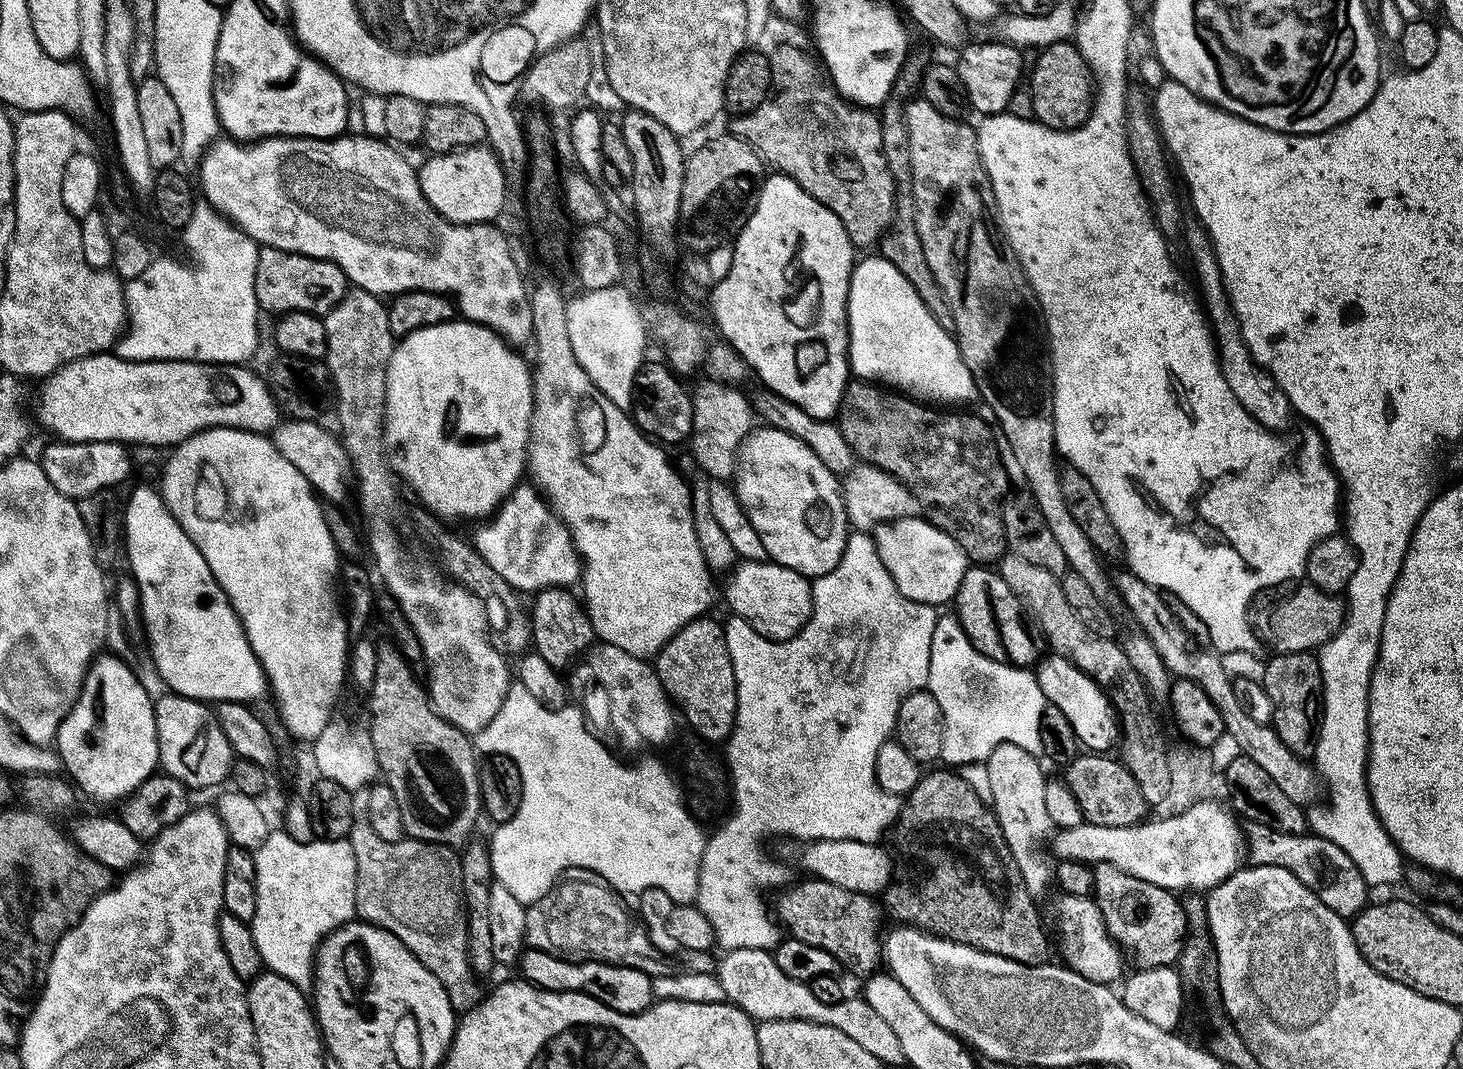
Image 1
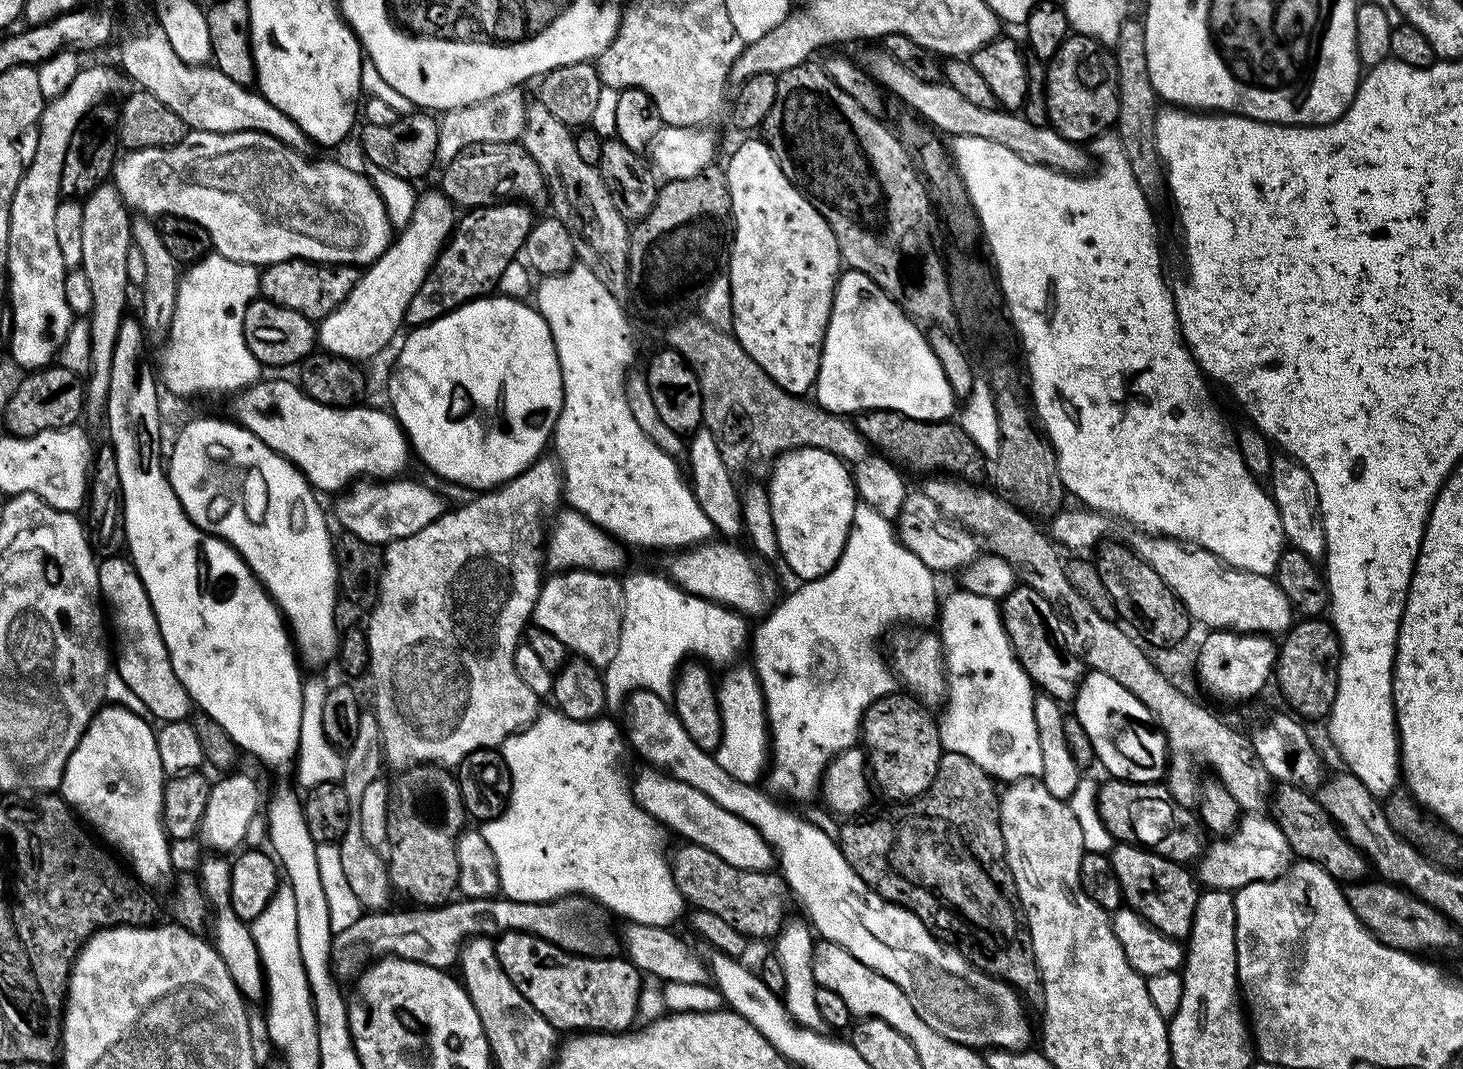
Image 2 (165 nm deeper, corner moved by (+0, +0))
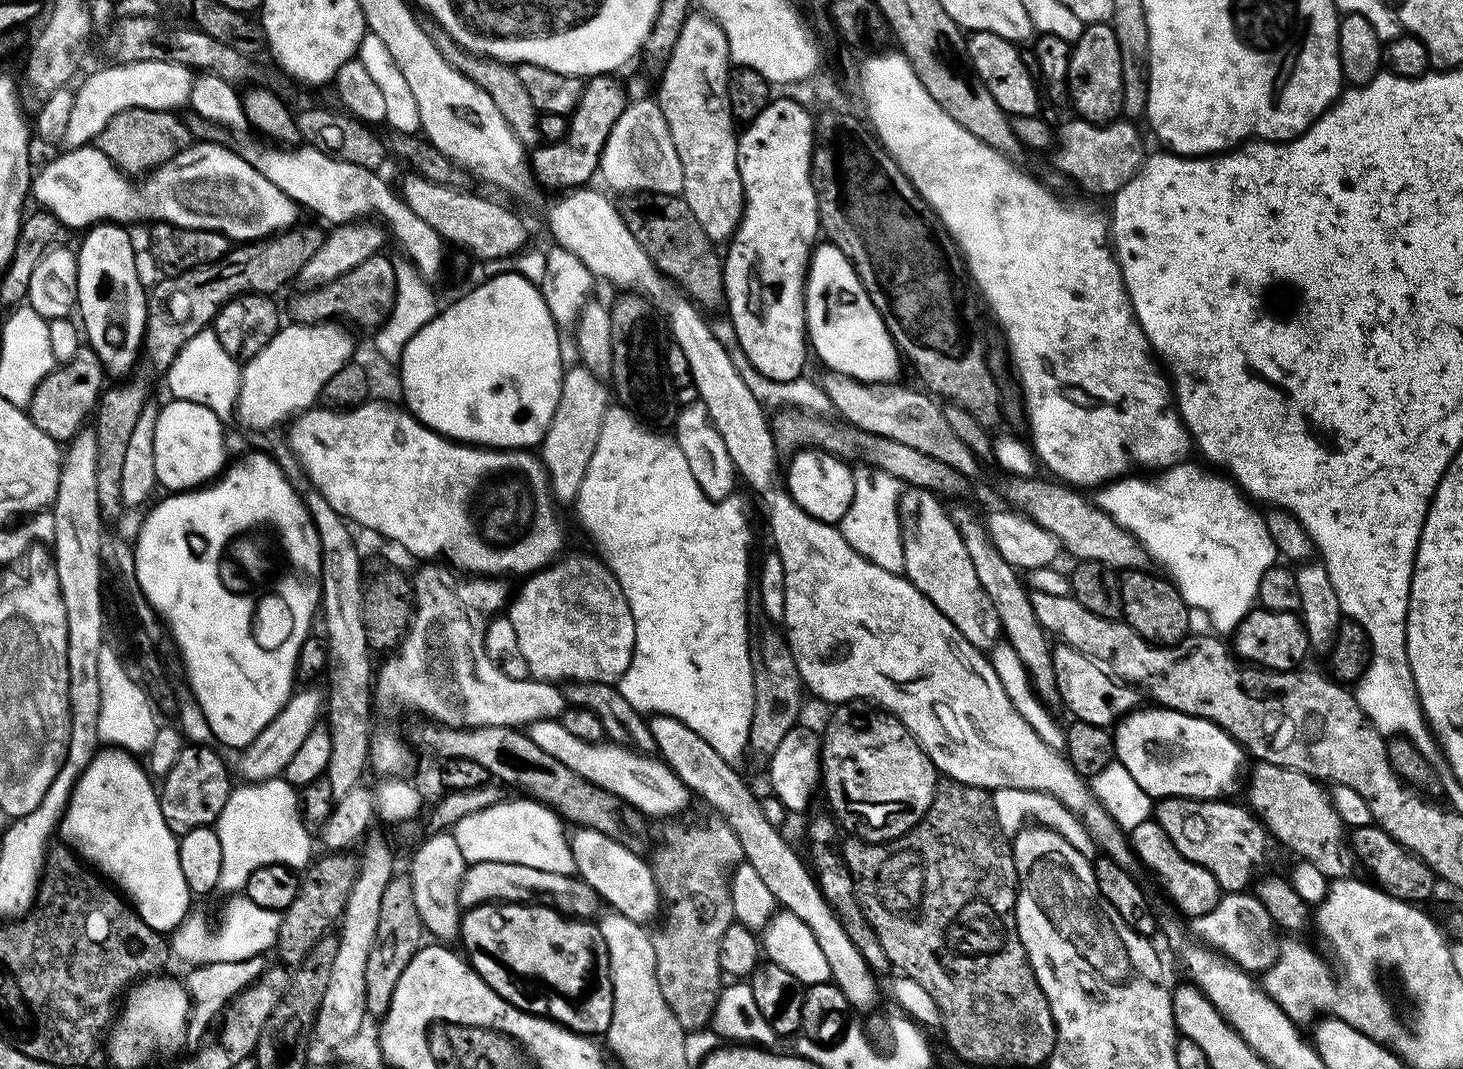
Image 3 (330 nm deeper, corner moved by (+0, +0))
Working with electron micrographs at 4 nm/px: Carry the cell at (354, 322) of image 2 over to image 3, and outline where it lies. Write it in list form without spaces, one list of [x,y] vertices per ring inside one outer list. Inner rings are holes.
[[[336,322],[285,323],[275,338],[243,365],[238,401],[241,418],[252,428],[272,428],[313,407],[321,399],[326,382],[353,359],[356,344],[344,328]]]

